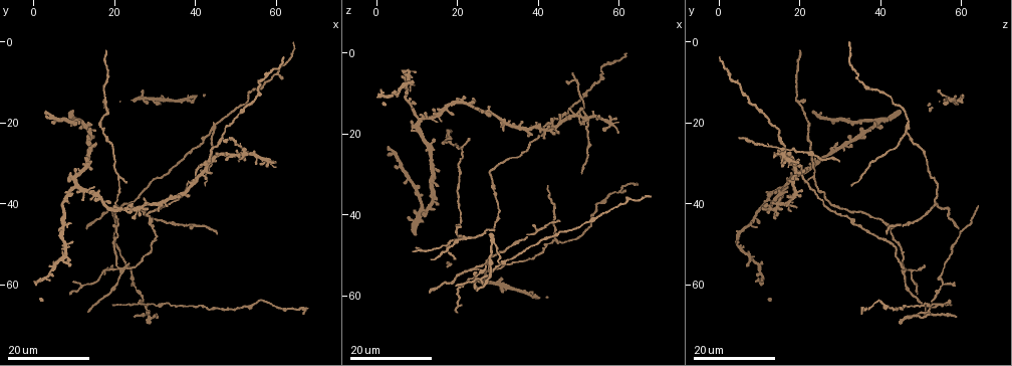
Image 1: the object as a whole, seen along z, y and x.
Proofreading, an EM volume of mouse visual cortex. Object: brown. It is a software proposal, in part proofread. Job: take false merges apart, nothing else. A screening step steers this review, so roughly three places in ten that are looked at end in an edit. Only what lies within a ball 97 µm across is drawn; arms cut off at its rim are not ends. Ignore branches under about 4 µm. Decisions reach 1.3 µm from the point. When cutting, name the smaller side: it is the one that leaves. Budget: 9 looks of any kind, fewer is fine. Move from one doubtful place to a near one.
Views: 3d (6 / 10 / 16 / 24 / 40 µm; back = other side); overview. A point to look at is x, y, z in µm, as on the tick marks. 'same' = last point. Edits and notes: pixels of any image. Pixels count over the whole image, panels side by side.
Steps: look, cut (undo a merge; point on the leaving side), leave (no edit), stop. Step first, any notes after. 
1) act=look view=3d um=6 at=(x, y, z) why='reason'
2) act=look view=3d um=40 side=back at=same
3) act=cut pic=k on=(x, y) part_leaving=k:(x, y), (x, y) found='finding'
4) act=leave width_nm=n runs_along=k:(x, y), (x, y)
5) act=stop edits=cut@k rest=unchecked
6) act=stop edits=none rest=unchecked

act=look view=3d um=16 at=(52.0, 27.0, 16.5) why='looks like a crossing'

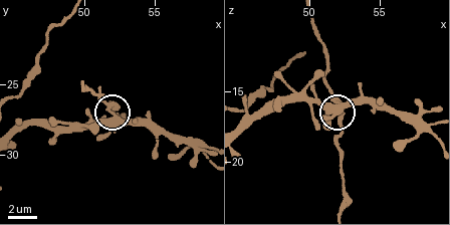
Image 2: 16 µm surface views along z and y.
act=look view=3d um=10 at=(52.2, 27.4, 16.0)

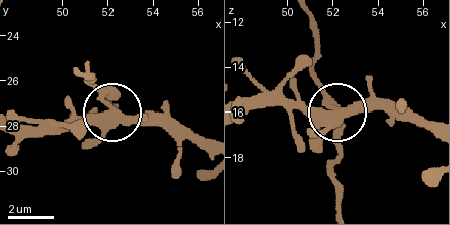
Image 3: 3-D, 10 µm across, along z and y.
act=cut pic=3 on=(91, 84) width_nm=400 found='a second neuron is stuck on'

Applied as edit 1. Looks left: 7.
act=look view=overview

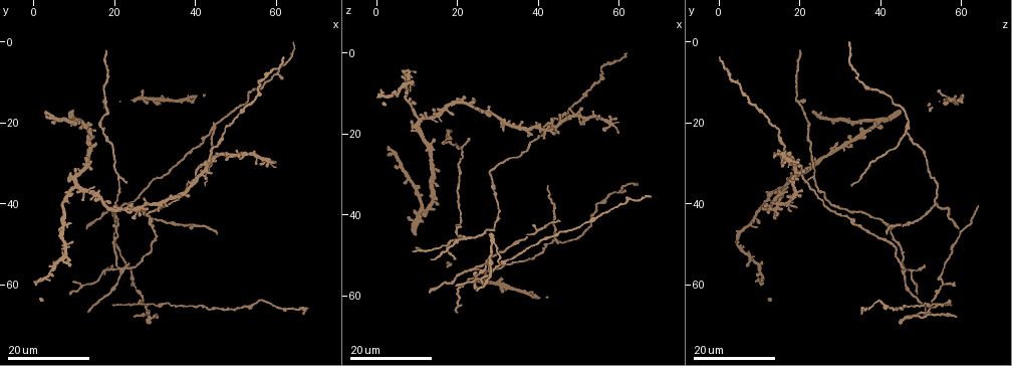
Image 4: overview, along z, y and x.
act=look view=3d um=16 at=(43.0, 29.5, 17.5)

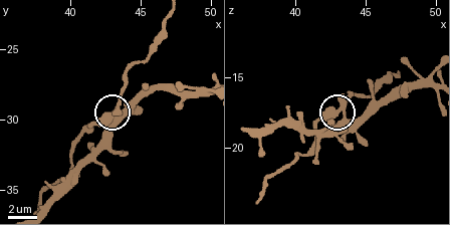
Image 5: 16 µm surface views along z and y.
act=look view=3d um=6 at=same

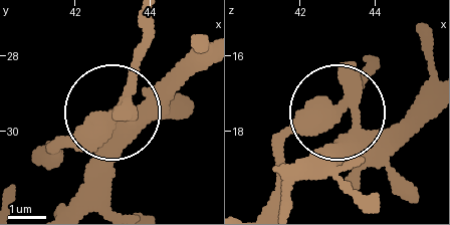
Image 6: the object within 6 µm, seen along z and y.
act=leave arms=3 found='all the same neuron'

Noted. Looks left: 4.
act=look view=3d um=16 at=(42.0, 25.5, 48.5) why='sudden change in width'

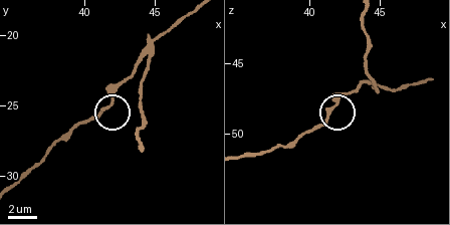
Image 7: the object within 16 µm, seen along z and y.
act=look view=3d um=10 at=(41.6, 25.2, 48.4) why='zoom in'

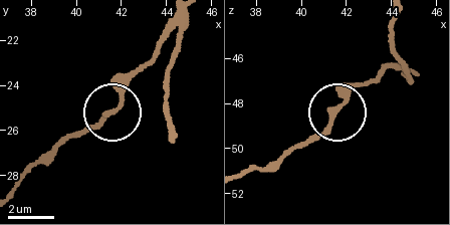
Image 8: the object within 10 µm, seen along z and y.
act=leave runs_along=8:(17, 185), (115, 107), (131, 76) found='continuous, no second neuron'

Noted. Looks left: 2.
act=look view=3d um=24 at=(59.5, 8.5, 35.0) why='three-way junction'

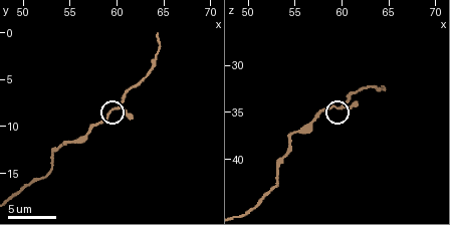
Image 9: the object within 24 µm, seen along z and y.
act=look view=3d um=6 at=(59.8, 8.0, 34.4) why='zoom in'

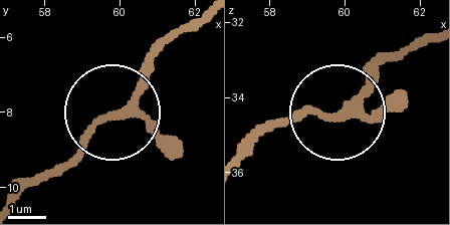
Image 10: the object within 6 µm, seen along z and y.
act=leave runs_along=10:(245, 157), (302, 111), (341, 108), (396, 54) found='continuous, no second neuron'

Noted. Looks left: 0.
act=stop edits=cut@3 rest=unchecked

